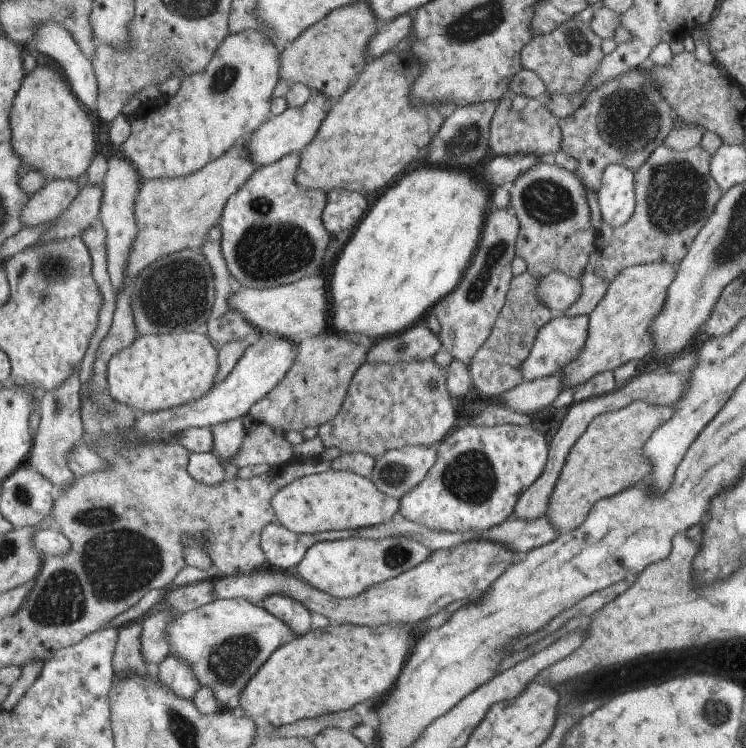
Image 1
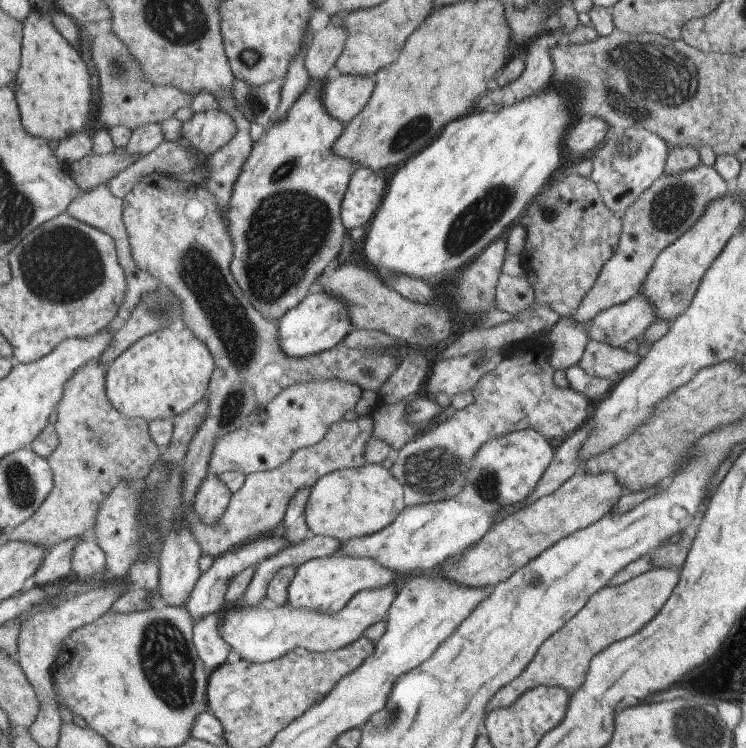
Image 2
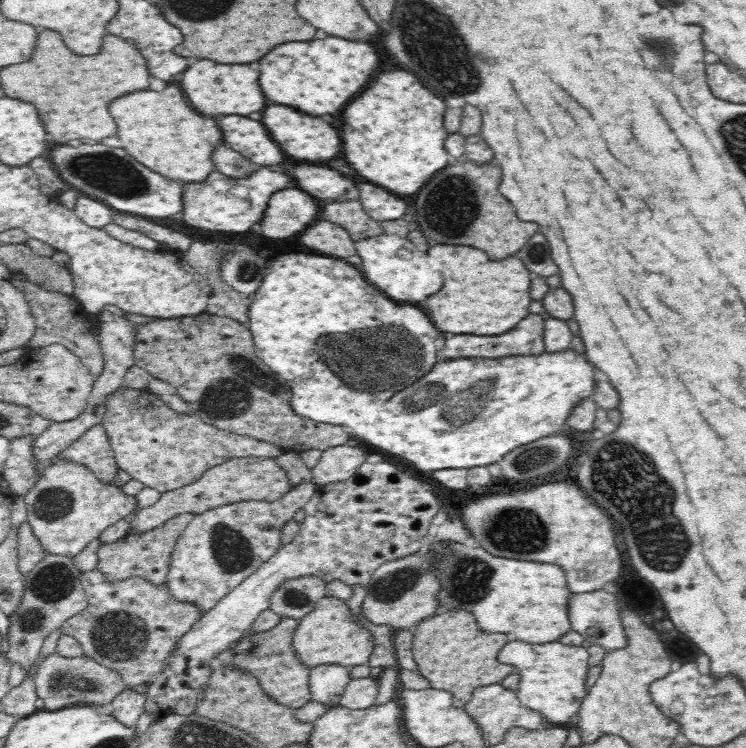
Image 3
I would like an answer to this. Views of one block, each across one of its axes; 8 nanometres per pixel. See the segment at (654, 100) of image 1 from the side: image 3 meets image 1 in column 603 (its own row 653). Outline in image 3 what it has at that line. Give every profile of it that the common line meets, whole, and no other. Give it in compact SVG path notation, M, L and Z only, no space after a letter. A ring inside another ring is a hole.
M98 570L80 574L80 580L86 590L88 604L74 618L68 618L60 630L80 642L82 656L94 658L102 666L120 674L130 690L156 680L170 656L180 648L178 642L202 616L200 608L194 604L176 600L168 592L166 584L156 586L144 578L108 582Z

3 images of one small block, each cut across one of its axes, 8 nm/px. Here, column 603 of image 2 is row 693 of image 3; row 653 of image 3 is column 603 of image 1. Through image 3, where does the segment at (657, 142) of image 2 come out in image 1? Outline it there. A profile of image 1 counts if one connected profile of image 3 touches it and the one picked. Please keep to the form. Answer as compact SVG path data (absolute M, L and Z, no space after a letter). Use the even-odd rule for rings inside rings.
M623 166L605 168L601 188L597 192L601 222L609 228L621 228L635 212L633 172Z

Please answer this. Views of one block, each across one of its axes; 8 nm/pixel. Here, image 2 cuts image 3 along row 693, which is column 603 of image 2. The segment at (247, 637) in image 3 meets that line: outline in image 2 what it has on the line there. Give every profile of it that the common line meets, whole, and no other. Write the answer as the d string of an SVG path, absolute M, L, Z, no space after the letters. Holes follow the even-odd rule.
M697 164L693 170L681 174L661 174L651 186L621 214L621 234L615 254L603 262L597 282L585 294L581 304L563 322L589 324L597 314L625 304L639 294L639 288L651 270L659 252L671 246L679 236L683 236L709 208L711 202L721 200L727 194L727 182L715 172L715 168Z

